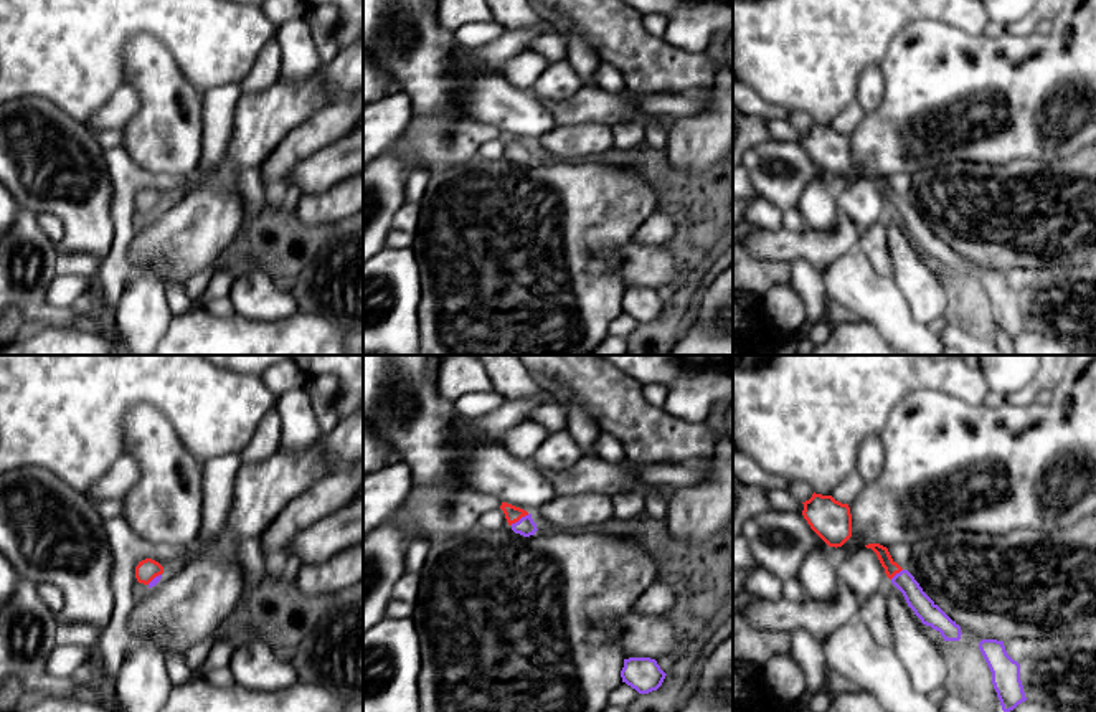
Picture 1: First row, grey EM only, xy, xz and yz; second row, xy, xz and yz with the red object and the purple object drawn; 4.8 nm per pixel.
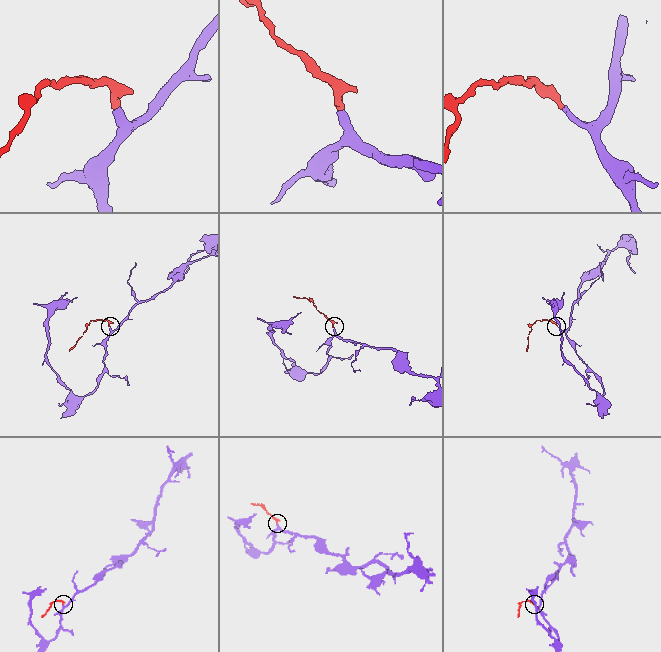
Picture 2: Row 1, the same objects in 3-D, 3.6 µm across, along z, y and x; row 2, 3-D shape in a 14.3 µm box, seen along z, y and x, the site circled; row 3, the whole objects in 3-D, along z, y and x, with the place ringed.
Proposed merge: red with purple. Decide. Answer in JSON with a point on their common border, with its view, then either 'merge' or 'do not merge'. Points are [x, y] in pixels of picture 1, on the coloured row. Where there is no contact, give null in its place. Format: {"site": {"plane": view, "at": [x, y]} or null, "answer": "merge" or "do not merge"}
{"site": {"plane": "xz", "at": [519, 519]}, "answer": "merge"}

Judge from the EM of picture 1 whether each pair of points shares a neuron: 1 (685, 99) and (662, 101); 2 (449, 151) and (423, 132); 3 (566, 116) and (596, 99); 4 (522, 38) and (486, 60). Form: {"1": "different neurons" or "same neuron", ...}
{"1": "same neuron", "2": "same neuron", "3": "same neuron", "4": "same neuron"}

